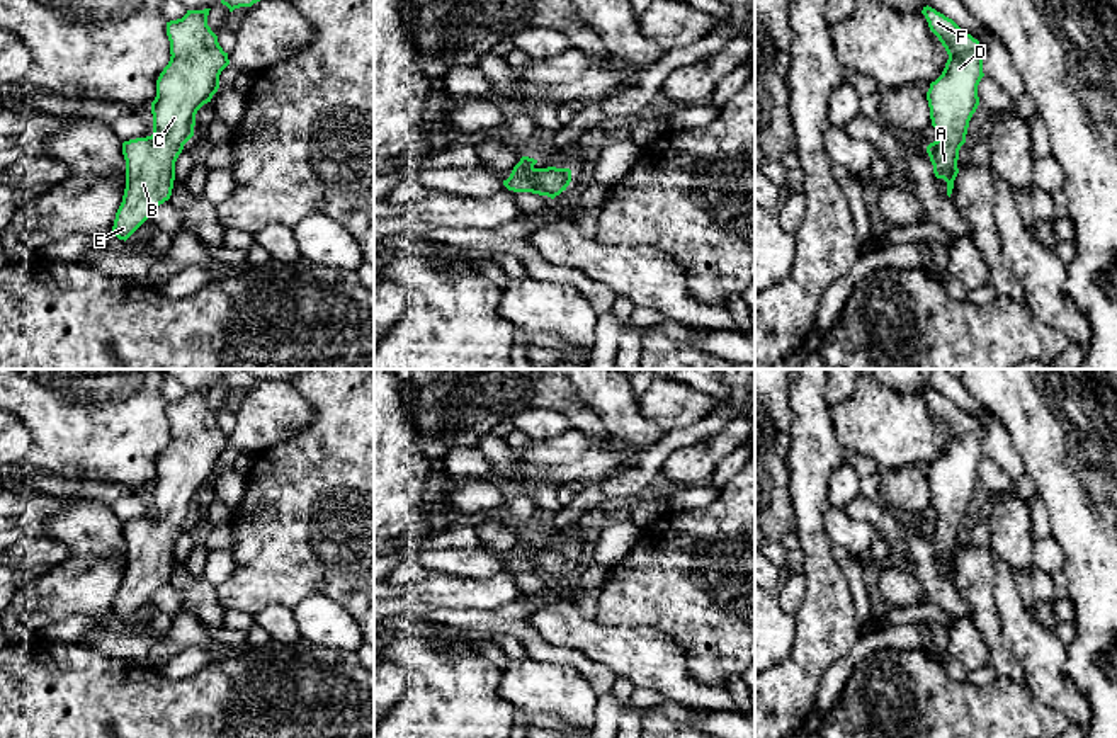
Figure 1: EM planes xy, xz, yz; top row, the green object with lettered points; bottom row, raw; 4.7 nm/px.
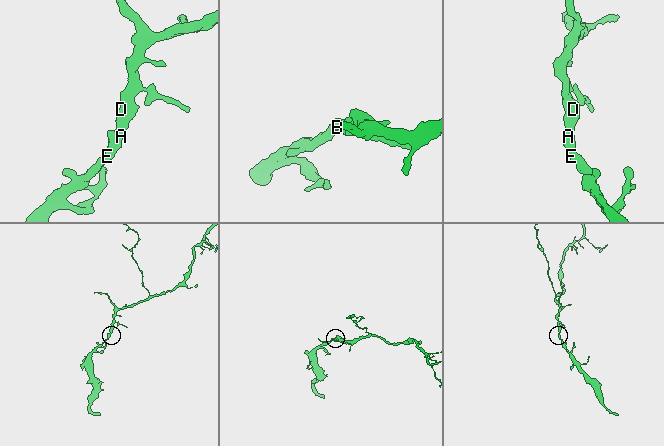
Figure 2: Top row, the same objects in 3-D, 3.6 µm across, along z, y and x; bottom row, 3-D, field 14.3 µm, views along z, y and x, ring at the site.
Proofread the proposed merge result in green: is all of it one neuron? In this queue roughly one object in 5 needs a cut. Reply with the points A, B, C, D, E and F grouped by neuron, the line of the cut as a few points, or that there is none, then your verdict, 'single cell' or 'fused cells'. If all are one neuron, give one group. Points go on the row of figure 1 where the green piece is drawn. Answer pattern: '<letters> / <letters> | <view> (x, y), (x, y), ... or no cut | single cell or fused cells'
A B C D E F | no cut | single cell

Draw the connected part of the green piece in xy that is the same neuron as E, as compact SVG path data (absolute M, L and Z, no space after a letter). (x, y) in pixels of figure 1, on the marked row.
M187 10L182 19L167 22L172 56L156 80L156 97L151 102L153 134L122 143L126 189L112 226L112 235L119 240L126 241L160 204L170 199L175 162L194 136L196 114L211 102L219 88L219 75L230 65L228 53L207 26L209 10Z

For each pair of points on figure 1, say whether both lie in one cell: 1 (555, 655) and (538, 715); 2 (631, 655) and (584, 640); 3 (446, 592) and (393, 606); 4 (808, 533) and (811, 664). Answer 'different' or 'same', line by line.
1: different
2: same
3: different
4: same

